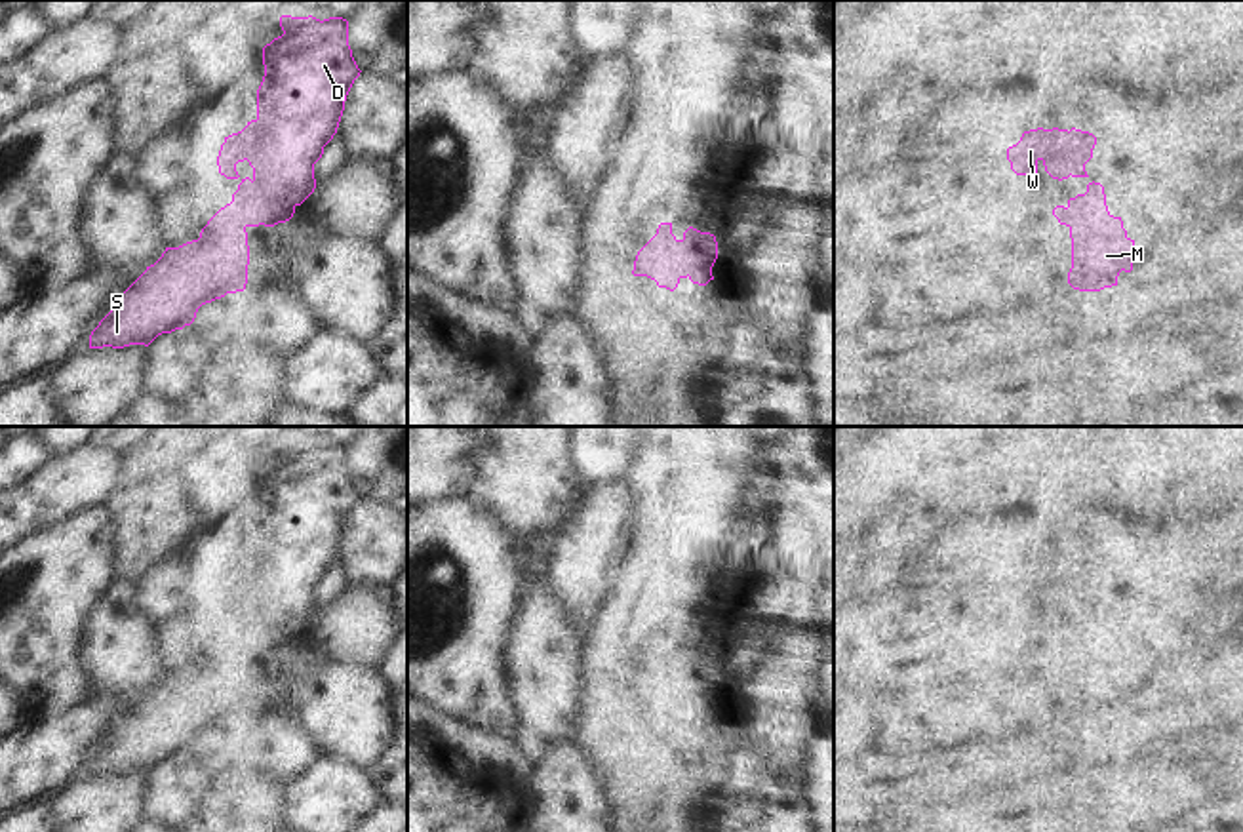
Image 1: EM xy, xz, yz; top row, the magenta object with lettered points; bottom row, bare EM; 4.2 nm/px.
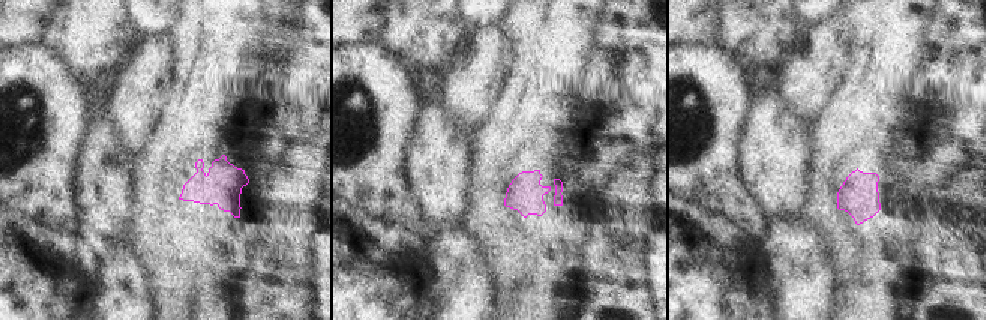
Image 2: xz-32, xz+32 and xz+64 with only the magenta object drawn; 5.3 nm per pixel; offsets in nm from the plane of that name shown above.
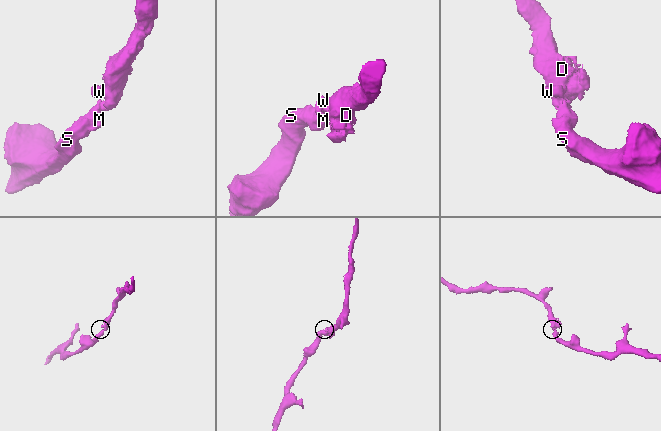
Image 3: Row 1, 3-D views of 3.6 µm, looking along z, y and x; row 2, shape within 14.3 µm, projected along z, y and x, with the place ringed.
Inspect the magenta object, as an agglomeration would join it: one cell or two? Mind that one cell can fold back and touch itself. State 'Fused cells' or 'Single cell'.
Single cell

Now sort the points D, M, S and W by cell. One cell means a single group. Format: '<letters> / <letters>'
D M S W

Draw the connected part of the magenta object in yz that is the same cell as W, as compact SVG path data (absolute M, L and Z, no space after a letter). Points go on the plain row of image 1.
M1030 556L1020 567L1007 575L1007 586L1016 602L1036 602L1041 586L1053 605L1089 604L1085 590L1093 584L1096 564L1089 558Z

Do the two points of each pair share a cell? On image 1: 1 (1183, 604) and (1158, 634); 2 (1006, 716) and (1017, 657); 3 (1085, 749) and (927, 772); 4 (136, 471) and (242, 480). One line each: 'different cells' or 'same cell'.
1: same cell
2: same cell
3: same cell
4: same cell

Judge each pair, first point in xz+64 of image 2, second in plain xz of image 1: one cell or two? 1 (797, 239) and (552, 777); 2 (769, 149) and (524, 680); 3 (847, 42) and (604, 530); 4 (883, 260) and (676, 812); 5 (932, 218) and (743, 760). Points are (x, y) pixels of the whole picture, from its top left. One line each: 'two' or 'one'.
1: one
2: one
3: one
4: one
5: one

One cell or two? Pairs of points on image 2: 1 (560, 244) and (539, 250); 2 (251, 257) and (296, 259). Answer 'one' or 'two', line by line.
1: one
2: two

